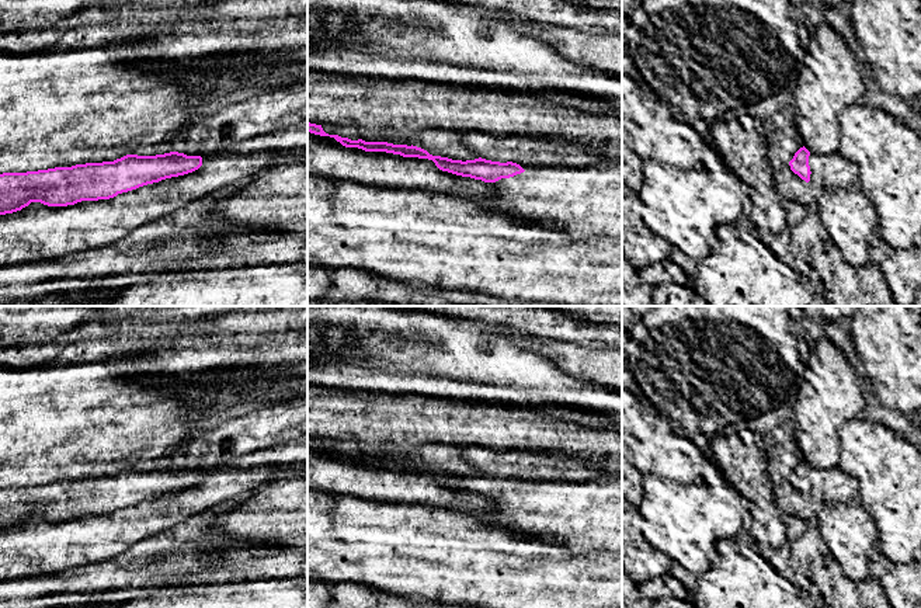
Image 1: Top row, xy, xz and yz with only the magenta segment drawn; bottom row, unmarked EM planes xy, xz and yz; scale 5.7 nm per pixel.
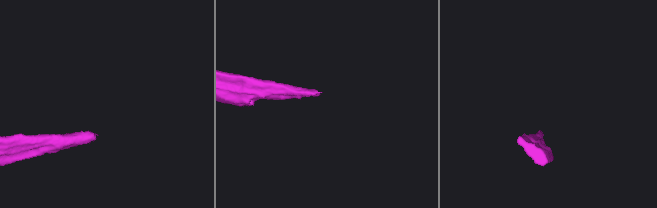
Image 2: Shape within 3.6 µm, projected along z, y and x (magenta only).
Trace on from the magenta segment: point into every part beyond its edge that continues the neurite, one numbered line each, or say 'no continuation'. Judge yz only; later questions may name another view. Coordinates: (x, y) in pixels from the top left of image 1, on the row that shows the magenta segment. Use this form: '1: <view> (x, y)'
1: yz (833, 170)

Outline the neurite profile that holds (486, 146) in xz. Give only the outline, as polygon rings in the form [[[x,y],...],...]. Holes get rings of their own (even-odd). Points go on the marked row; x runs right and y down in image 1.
[[[482,132],[460,133],[462,143],[479,157],[519,166],[552,166],[587,167],[607,161],[605,154],[595,149],[557,143],[550,139],[532,139],[508,136],[494,138]]]

